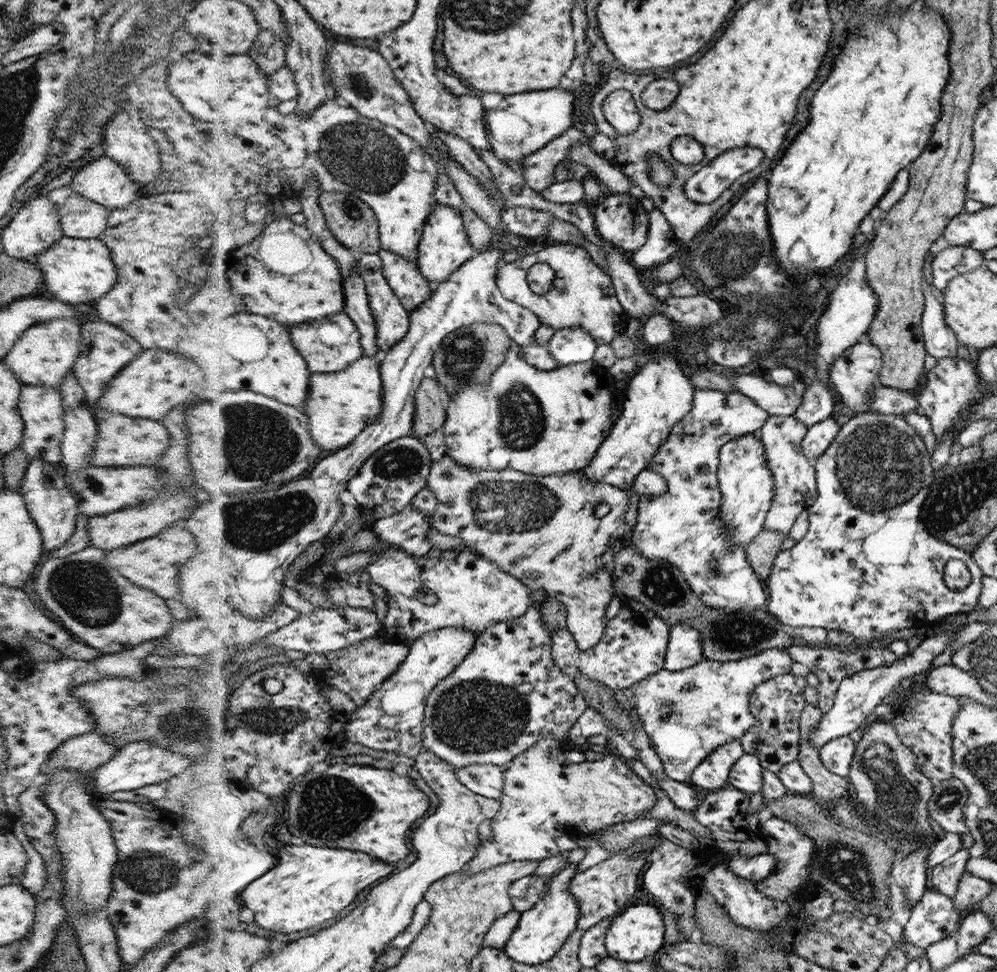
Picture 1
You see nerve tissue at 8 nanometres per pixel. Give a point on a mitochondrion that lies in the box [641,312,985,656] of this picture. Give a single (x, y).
(879, 466)

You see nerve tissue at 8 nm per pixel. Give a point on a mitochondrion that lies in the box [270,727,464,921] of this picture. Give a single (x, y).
(340, 807)

